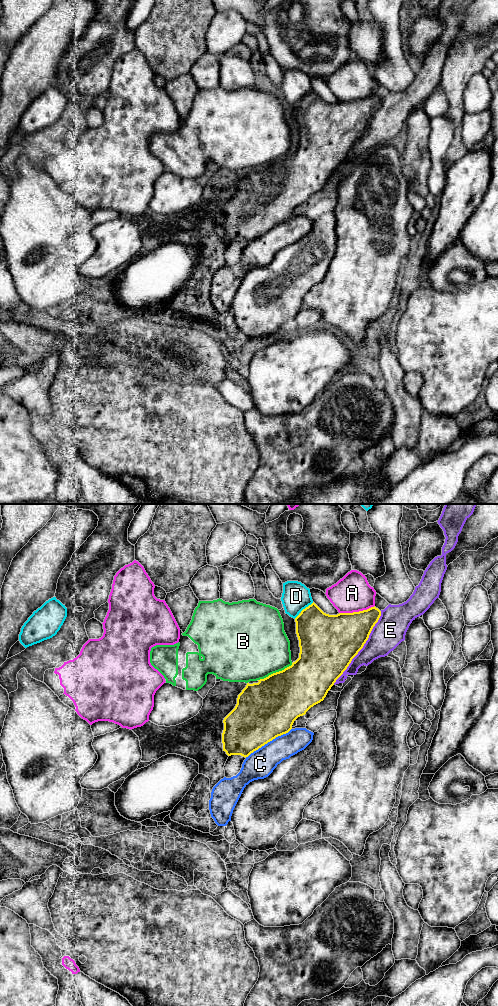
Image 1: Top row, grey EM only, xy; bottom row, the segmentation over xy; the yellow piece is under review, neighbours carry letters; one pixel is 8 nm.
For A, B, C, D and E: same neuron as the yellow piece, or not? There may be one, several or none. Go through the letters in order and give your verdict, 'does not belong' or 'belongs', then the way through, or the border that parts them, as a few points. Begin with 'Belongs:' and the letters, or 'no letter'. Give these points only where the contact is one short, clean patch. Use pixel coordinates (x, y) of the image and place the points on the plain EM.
Belongs: C
A: does not belong
B: does not belong
C: belongs
D: does not belong
E: does not belong

